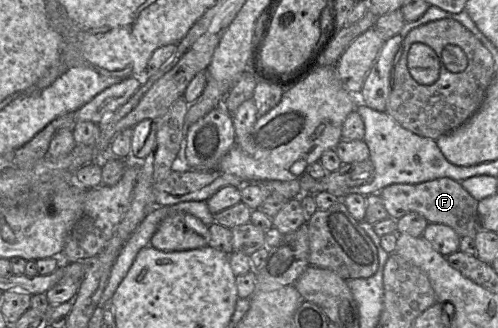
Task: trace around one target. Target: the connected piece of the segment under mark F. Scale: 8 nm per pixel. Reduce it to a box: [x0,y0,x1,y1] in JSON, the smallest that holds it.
[379,177,481,238]

